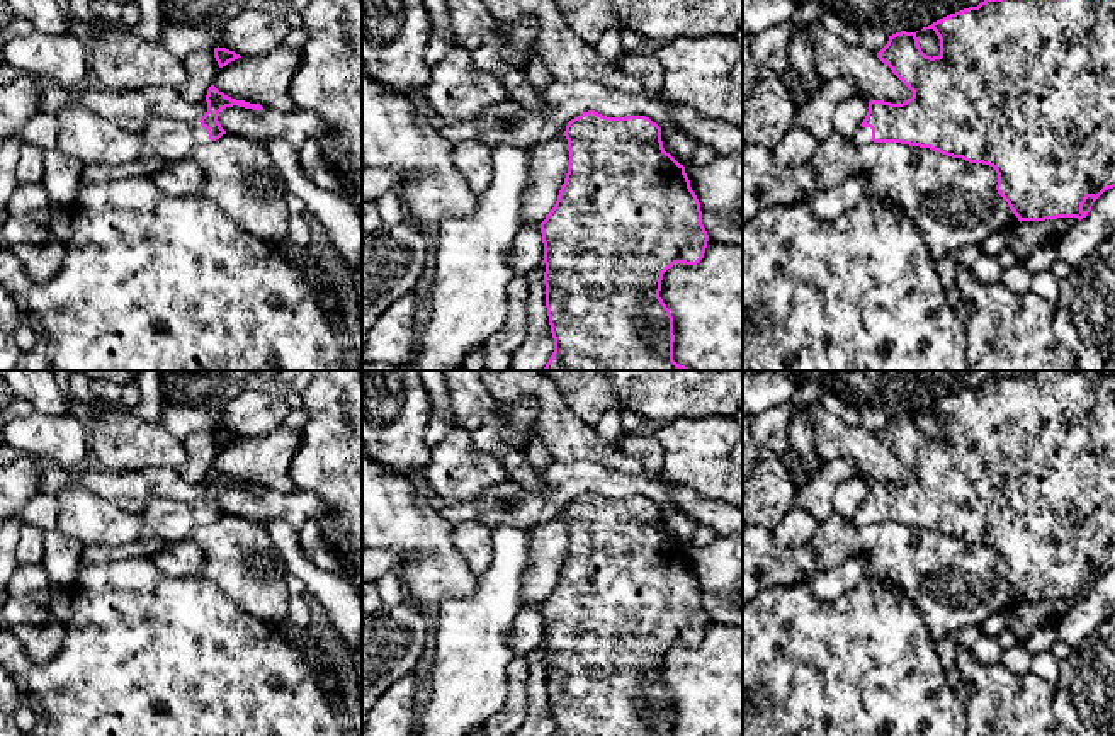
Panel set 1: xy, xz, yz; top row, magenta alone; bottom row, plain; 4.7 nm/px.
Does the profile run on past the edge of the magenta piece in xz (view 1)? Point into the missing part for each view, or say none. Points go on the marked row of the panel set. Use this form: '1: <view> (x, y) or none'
1: none

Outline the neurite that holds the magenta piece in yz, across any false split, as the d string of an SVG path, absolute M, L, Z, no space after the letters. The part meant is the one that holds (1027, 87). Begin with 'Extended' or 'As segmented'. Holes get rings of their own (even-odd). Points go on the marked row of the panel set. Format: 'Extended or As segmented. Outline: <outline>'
Extended. Outline: M984 0L926 29L940 39L938 56L926 56L916 32L906 31L889 36L877 53L913 97L903 104L870 100L852 143L901 143L989 165L998 173L998 194L1020 223L1086 218L1086 199L1095 202L1115 187L1115 0Z

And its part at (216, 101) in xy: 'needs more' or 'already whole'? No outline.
needs more

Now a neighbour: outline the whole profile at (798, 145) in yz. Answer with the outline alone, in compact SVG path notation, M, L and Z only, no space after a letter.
M790 126L784 138L772 148L772 160L782 168L797 167L816 153L818 144L809 131Z

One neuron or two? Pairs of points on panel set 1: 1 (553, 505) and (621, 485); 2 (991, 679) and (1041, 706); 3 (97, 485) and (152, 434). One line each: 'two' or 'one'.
1: one
2: one
3: two

